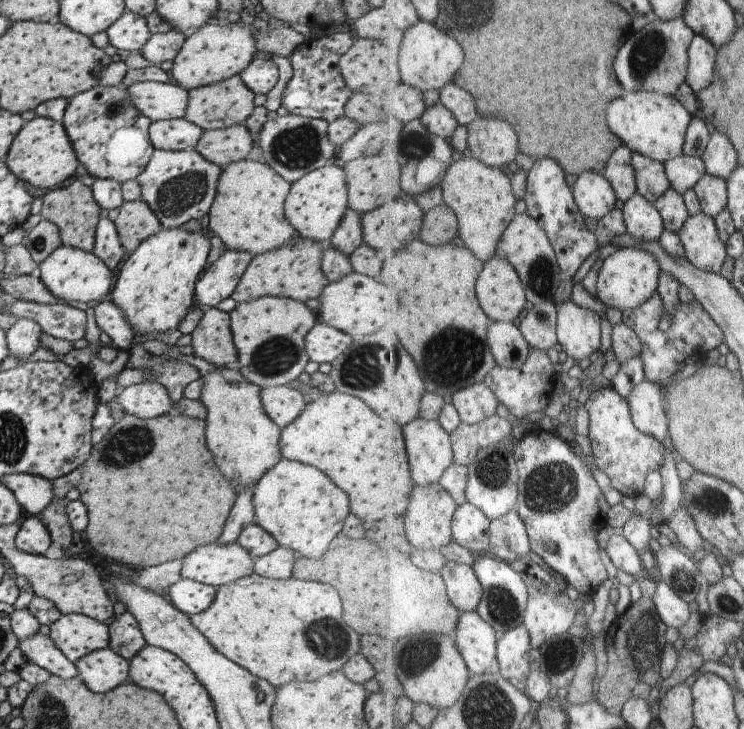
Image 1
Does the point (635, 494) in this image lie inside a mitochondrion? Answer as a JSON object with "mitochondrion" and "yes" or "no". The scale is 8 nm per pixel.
{"mitochondrion":"no"}

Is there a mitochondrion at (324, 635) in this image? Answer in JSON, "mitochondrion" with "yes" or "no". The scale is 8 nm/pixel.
{"mitochondrion":"yes"}

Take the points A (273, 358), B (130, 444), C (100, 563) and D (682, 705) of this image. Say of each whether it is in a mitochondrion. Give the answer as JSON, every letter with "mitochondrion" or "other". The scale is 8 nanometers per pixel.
{"A":"mitochondrion","B":"mitochondrion","C":"other","D":"other"}

